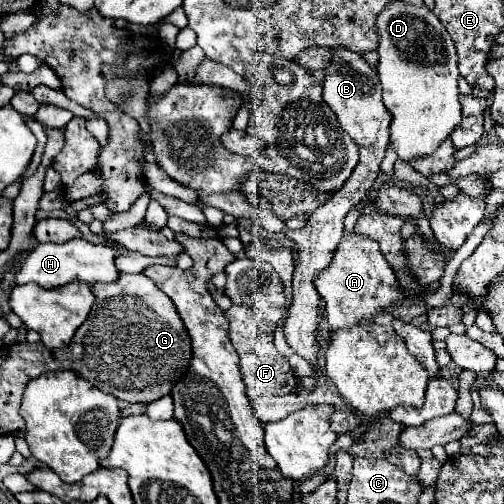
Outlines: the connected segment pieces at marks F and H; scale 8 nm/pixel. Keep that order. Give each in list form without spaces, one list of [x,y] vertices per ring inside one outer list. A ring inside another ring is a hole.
[[[232,306],[226,312],[226,318],[230,320],[230,340],[240,356],[240,372],[250,402],[266,394],[282,396],[294,392],[298,386],[298,378],[294,376],[294,370],[290,368],[288,360],[274,348],[272,328],[268,328],[268,324],[246,306]]]
[[[74,238],[74,240],[66,240],[62,244],[38,244],[36,248],[32,248],[28,252],[28,256],[20,262],[20,268],[16,272],[16,284],[26,284],[26,282],[36,282],[42,288],[58,288],[64,286],[68,282],[80,280],[86,284],[94,284],[94,282],[110,282],[116,280],[118,276],[118,268],[114,266],[114,258],[116,252],[106,246],[106,244],[90,244],[82,238]]]

